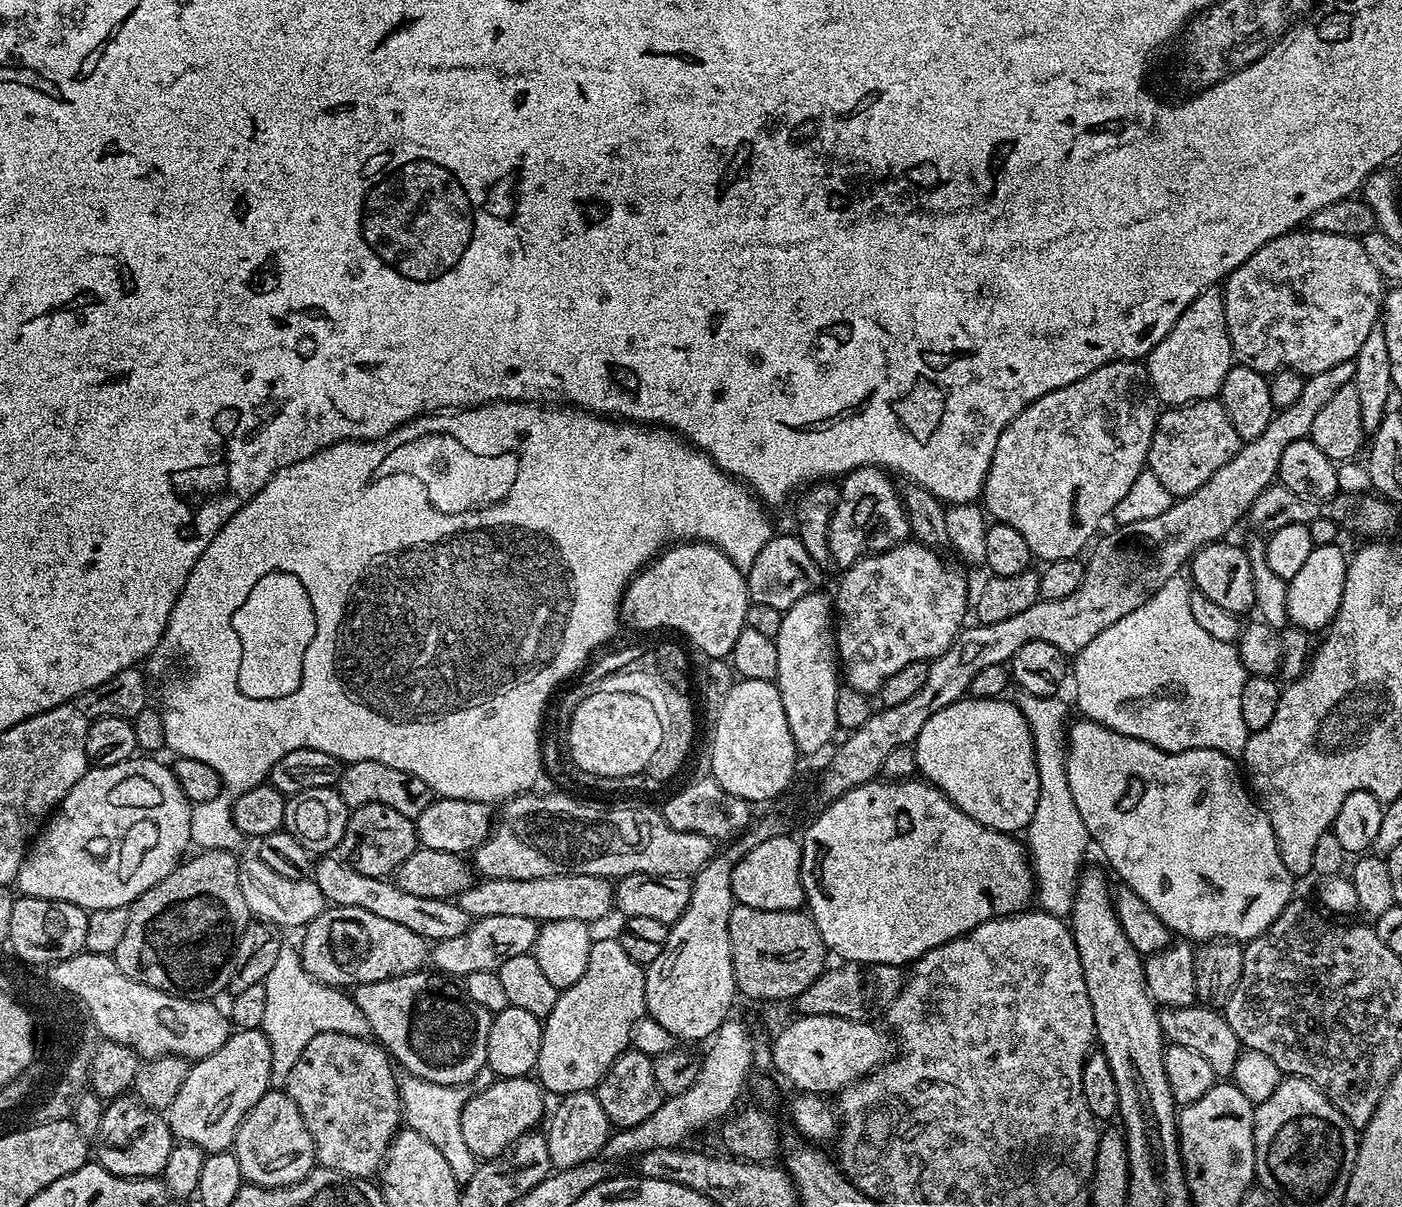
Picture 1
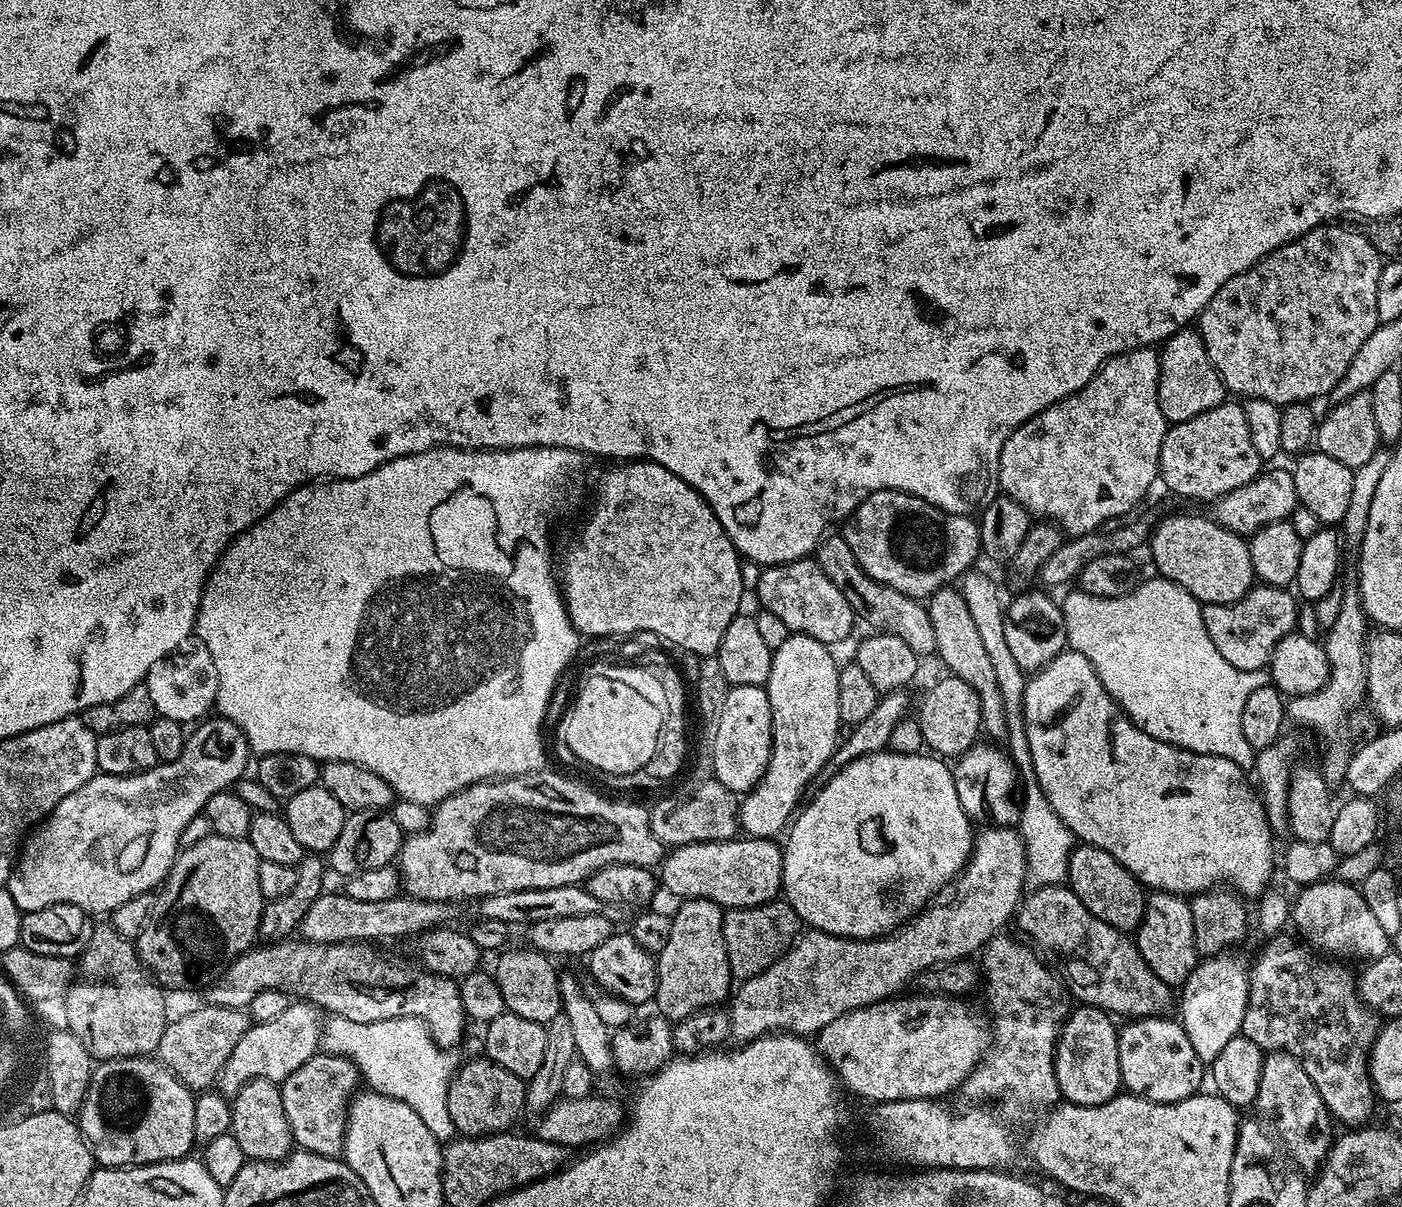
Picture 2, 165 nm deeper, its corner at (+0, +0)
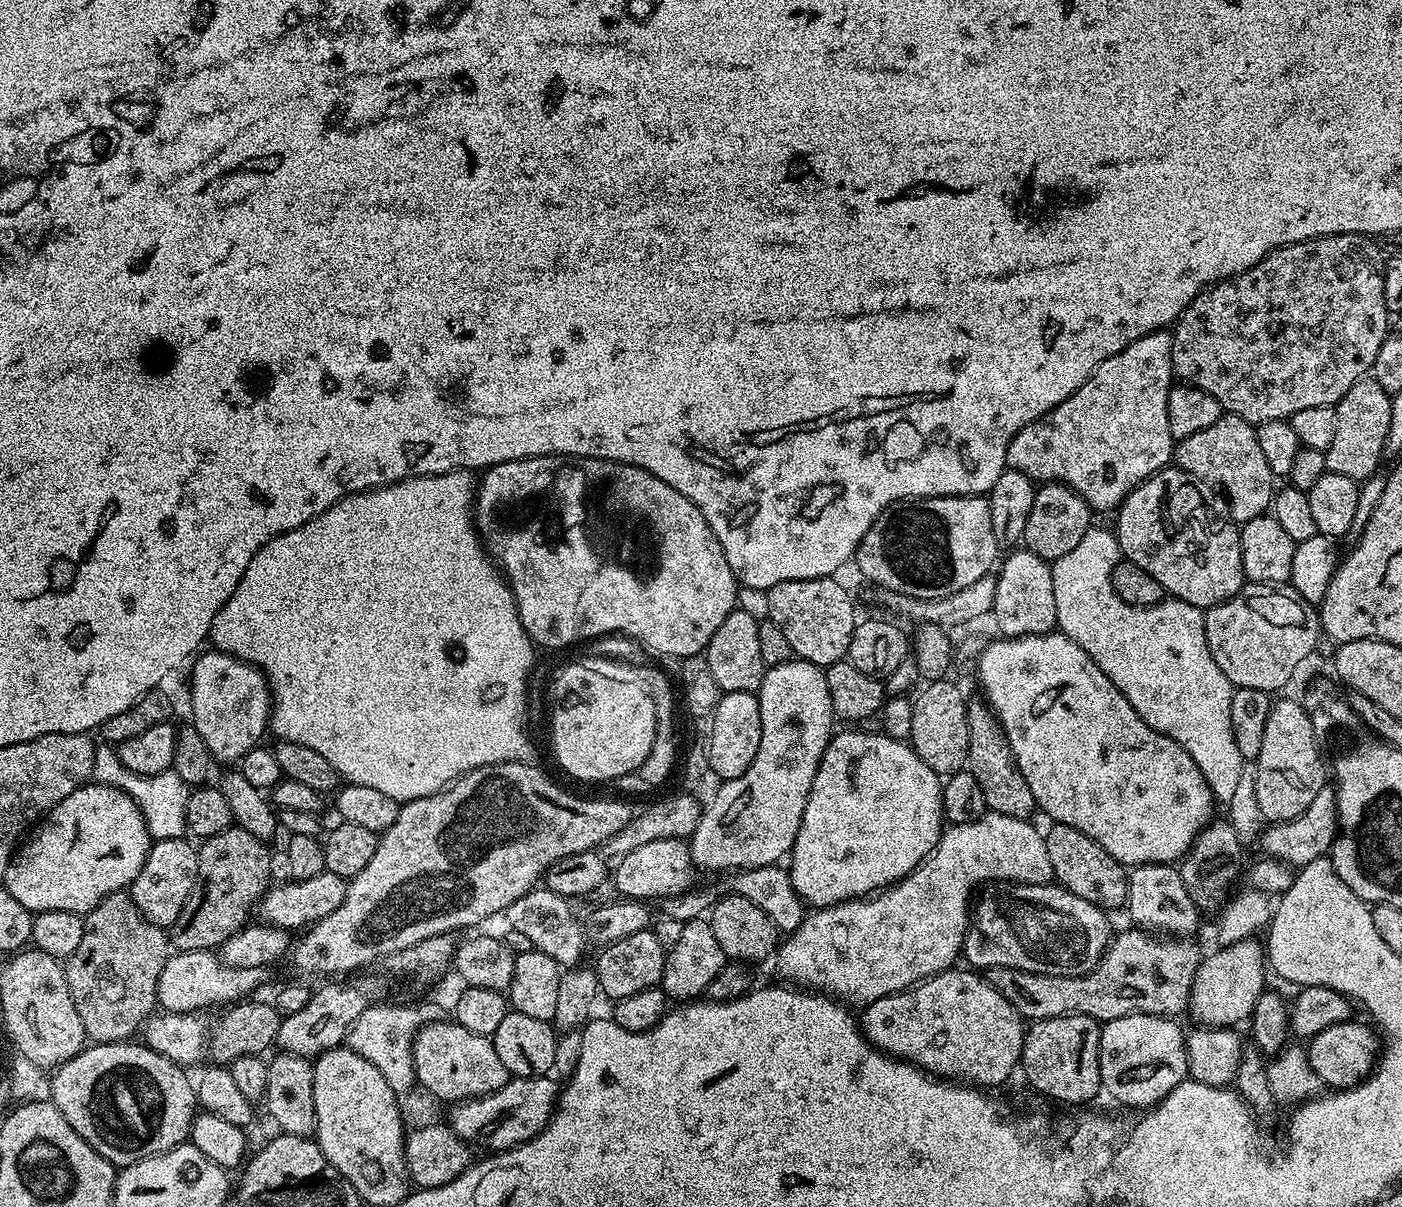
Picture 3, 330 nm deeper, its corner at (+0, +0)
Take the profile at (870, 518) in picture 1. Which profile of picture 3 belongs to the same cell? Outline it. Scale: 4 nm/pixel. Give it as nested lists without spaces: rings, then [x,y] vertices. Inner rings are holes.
[[[987,495],[934,496],[901,500],[878,514],[856,548],[854,564],[860,567],[860,572],[866,579],[873,580],[876,588],[889,588],[895,592],[910,594],[914,598],[940,599],[965,589],[978,578],[991,573],[997,563],[996,551],[998,545],[994,538],[994,526],[990,523]]]

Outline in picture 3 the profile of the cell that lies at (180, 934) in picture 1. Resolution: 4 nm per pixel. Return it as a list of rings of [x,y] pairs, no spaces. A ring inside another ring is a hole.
[[[237,826],[228,828],[222,834],[207,837],[199,845],[198,874],[200,879],[196,881],[196,888],[192,892],[191,898],[186,902],[182,914],[170,929],[170,944],[173,949],[182,952],[219,949],[220,944],[226,942],[226,938],[230,938],[249,923],[250,917],[248,915],[251,912],[253,915],[254,909],[273,883],[270,874],[272,852],[268,847],[269,845],[265,841],[259,840]]]

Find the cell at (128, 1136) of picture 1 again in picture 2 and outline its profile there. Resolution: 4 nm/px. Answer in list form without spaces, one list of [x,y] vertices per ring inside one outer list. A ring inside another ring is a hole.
[[[131,1056],[130,1058],[118,1058],[117,1060],[101,1060],[93,1067],[90,1086],[86,1090],[86,1096],[78,1113],[78,1127],[84,1135],[84,1140],[92,1149],[93,1161],[102,1168],[131,1168],[142,1164],[161,1164],[163,1160],[182,1160],[189,1155],[192,1144],[197,1141],[194,1134],[194,1102],[196,1096],[192,1089],[170,1071],[168,1067],[161,1064],[159,1059],[146,1056]]]

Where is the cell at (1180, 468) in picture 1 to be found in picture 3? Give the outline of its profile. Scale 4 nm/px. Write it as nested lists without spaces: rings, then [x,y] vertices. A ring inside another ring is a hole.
[[[1222,414],[1214,426],[1179,441],[1174,448],[1174,464],[1200,489],[1205,505],[1213,513],[1221,512],[1237,526],[1265,515],[1272,507],[1272,471],[1258,446],[1255,427],[1242,418]]]

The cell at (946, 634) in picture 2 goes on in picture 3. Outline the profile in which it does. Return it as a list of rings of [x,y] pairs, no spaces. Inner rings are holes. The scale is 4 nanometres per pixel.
[[[983,699],[968,700],[968,762],[967,771],[972,773],[974,782],[982,790],[982,798],[987,811],[1006,814],[1010,818],[1028,820],[1031,812],[1037,811],[1034,794],[1030,794],[1030,786],[1026,786],[1026,778],[1022,778],[1022,770],[1018,770],[1018,762],[1014,750],[1010,750],[1010,742],[1006,738],[1004,728],[995,712]]]

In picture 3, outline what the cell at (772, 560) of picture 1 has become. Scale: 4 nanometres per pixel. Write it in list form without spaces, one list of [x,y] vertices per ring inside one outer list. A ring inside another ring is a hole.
[[[823,576],[778,582],[778,586],[767,589],[770,598],[768,619],[775,622],[782,629],[783,636],[790,641],[793,657],[821,666],[847,657],[858,615],[847,590],[838,581],[831,576]]]

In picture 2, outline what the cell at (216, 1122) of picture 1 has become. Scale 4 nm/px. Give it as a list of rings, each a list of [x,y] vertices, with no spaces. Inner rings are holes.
[[[307,1002],[289,1003],[288,1009],[271,1022],[252,1024],[238,1038],[230,1058],[226,1058],[226,1066],[222,1066],[218,1077],[219,1091],[225,1094],[235,1094],[246,1082],[254,1078],[273,1080],[278,1085],[283,1084],[286,1077],[302,1062],[317,1055],[320,1048],[320,1033],[322,1031],[322,1016],[315,1004]]]

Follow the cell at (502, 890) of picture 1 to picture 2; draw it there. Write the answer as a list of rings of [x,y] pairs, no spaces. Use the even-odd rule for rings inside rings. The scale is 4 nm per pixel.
[[[325,891],[310,906],[310,910],[306,910],[306,918],[300,920],[298,929],[303,939],[313,944],[346,944],[396,940],[399,936],[416,938],[429,928],[447,925],[457,908],[452,902],[443,904],[437,900],[419,900],[407,894],[397,894],[380,902],[358,902],[358,898],[336,892]]]

